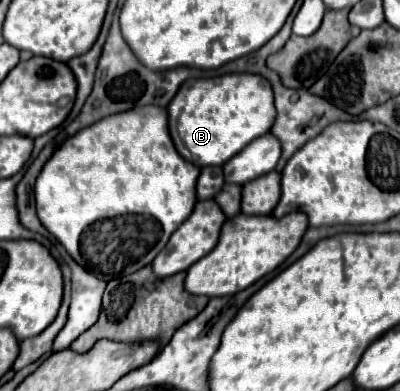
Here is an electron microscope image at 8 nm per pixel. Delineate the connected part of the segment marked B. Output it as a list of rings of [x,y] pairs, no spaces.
[[[224,74],[218,78],[190,78],[186,80],[174,100],[168,106],[170,114],[170,134],[176,144],[176,150],[180,156],[196,166],[222,166],[232,156],[236,156],[246,144],[250,144],[254,138],[264,136],[270,132],[274,120],[276,120],[276,108],[274,108],[274,92],[268,78],[260,74]]]

